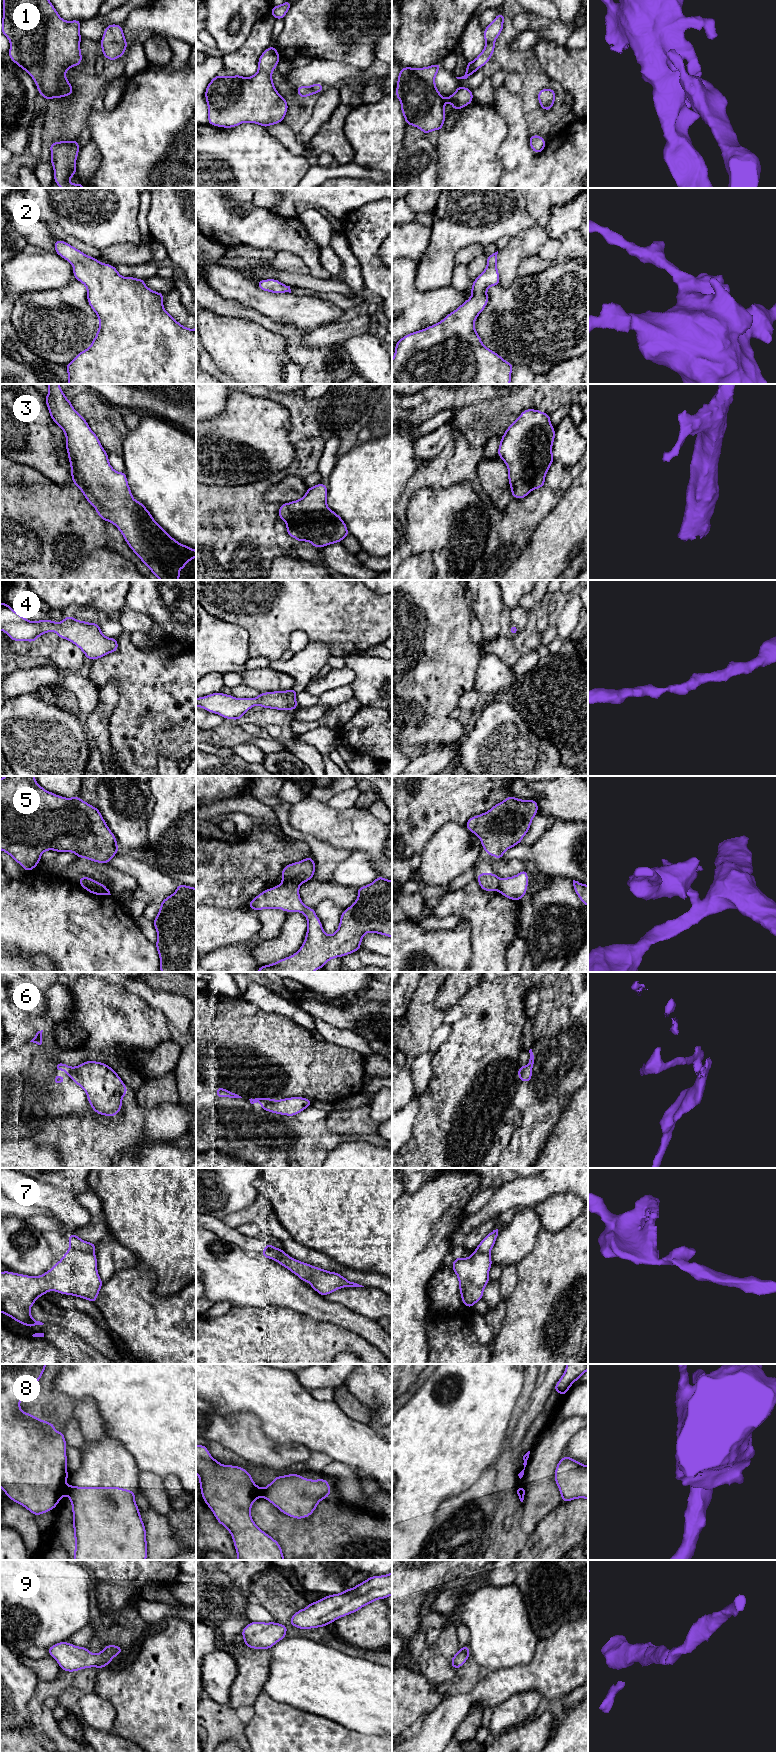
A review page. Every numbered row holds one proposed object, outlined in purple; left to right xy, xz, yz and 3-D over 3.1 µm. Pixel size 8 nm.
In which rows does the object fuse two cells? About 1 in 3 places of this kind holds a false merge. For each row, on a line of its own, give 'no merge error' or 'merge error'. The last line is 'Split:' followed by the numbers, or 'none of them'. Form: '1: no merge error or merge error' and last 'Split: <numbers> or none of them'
1: no merge error
2: no merge error
3: no merge error
4: no merge error
5: merge error
6: merge error
7: merge error
8: merge error
9: no merge error
Split: 5, 6, 7, 8

